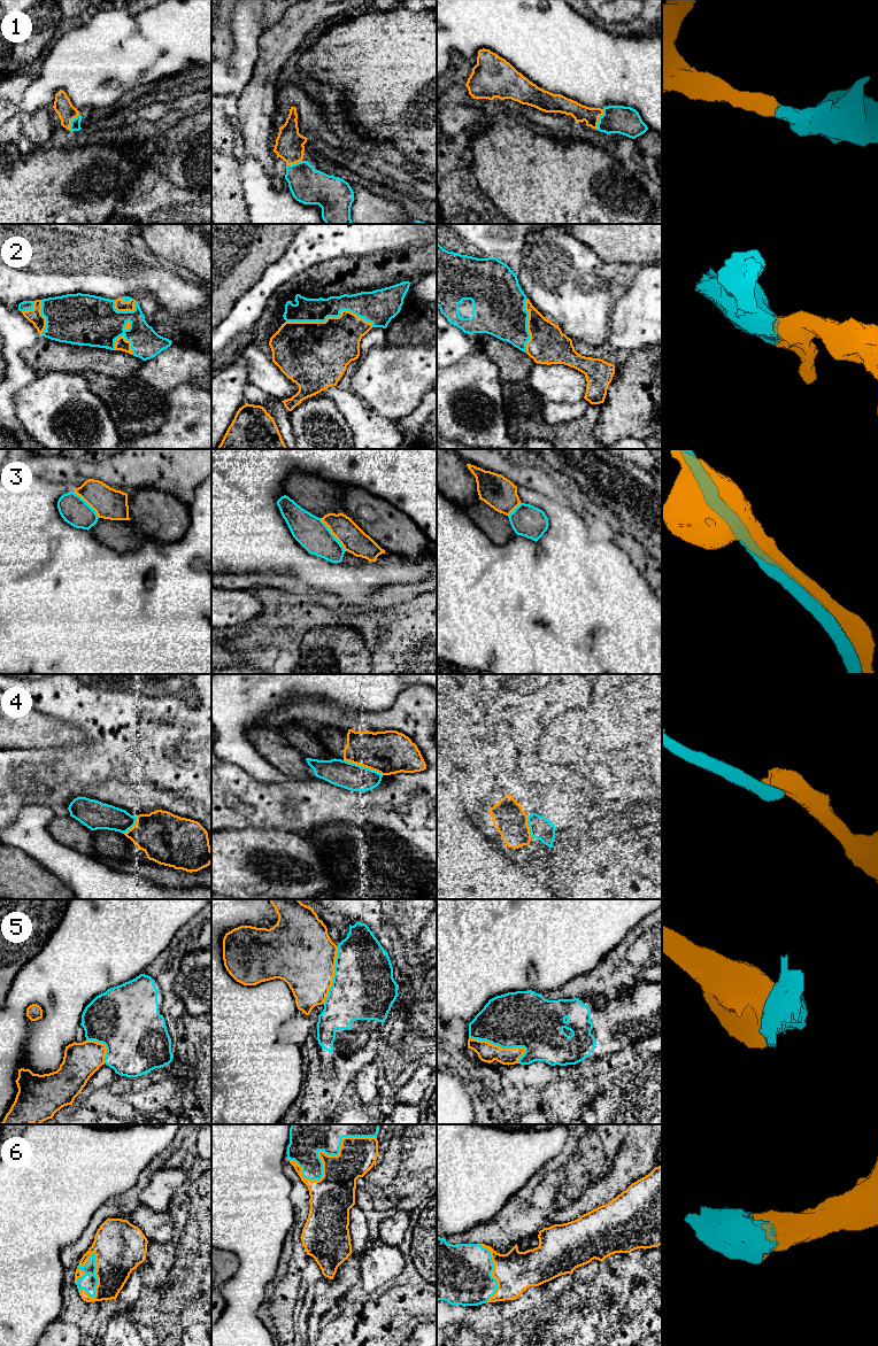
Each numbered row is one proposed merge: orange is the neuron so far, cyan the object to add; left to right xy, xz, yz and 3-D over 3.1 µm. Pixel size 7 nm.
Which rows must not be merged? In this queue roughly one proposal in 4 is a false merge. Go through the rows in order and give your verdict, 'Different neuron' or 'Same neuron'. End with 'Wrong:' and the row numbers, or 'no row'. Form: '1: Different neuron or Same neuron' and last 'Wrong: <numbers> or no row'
1: Same neuron
2: Same neuron
3: Different neuron
4: Different neuron
5: Different neuron
6: Same neuron
Wrong: 3, 4, 5

